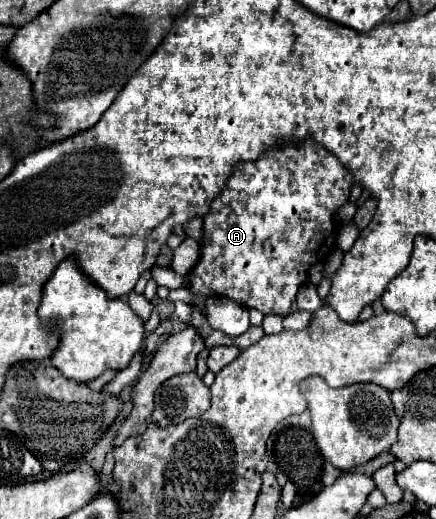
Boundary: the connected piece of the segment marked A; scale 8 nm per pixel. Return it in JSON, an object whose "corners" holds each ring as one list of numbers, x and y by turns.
{"corners":[[304,141,304,145,276,145,276,149,270,149,264,157,236,165,232,177,228,177,228,185,220,191,220,197,212,201,210,213,202,217,204,235,200,259,188,273,188,289,194,293,190,303,206,315,208,297,226,297,246,309,286,317,300,285,308,279,308,269,324,261,336,247,336,215,348,201,350,187,352,173,348,173,332,153,326,153,322,145,316,145,316,141]]}

